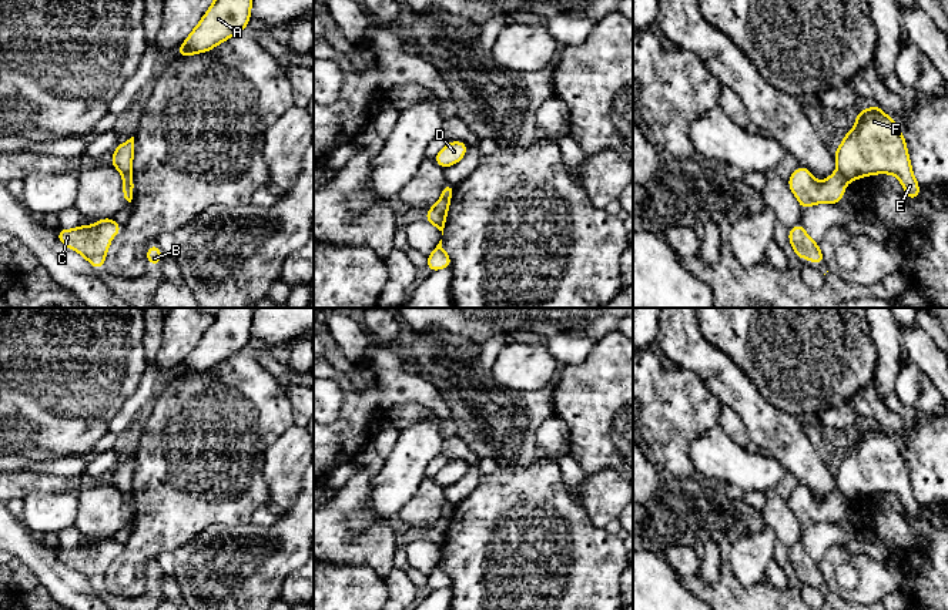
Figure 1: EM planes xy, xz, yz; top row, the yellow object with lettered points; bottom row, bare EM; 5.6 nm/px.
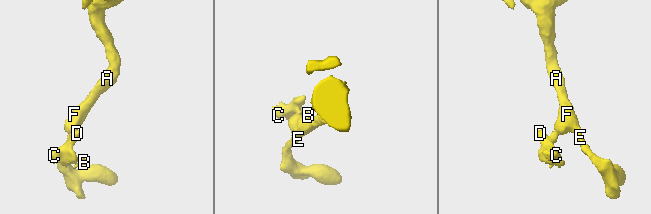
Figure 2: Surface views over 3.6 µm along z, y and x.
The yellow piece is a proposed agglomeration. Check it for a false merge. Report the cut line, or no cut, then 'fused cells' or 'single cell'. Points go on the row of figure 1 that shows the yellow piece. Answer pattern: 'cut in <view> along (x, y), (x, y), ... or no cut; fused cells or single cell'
cut in yz along (838, 170), (847, 180); fused cells

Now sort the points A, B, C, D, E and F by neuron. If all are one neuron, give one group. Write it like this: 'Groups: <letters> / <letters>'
Groups: A E F / B C D

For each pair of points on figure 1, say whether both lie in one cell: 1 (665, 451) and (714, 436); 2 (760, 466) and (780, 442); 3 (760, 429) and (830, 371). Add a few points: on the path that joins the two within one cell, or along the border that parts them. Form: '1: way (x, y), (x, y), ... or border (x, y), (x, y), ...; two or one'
1: border (717, 426), (689, 446), (697, 475); two
2: border (760, 451), (773, 456), (789, 472); two
3: border (757, 388), (774, 406), (799, 418); two

